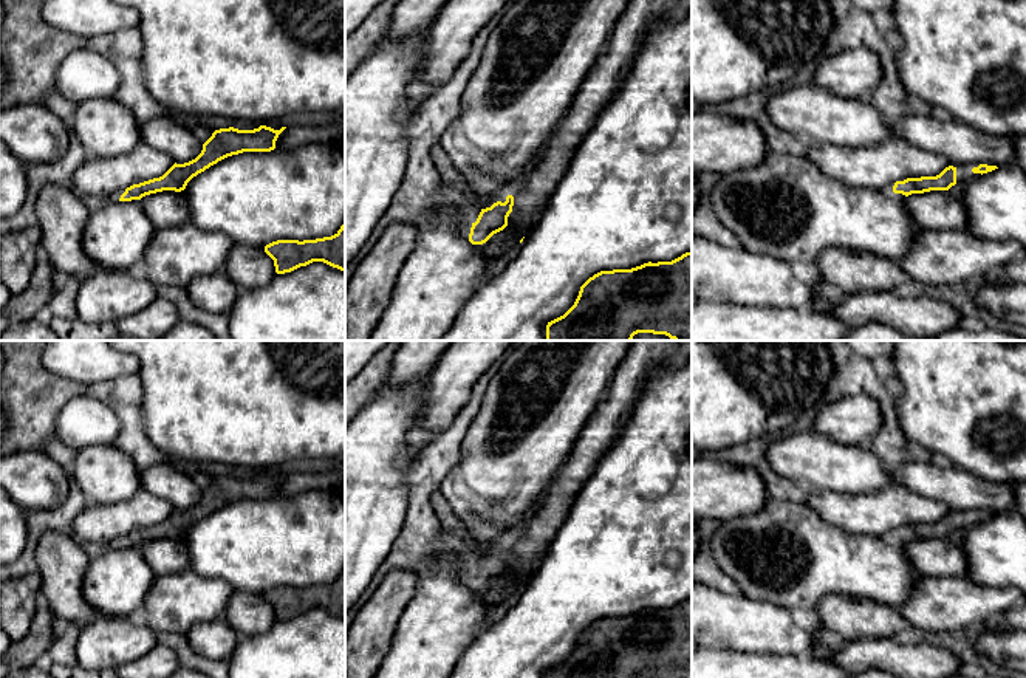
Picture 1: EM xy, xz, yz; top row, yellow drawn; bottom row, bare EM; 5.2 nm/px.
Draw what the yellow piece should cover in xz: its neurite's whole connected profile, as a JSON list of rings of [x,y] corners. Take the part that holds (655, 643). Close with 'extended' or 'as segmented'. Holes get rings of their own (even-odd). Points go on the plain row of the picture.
[[[692,598],[672,608],[594,621],[580,633],[574,652],[548,669],[546,678],[692,678]]] | as segmented

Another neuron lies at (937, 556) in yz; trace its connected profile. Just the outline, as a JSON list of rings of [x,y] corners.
[[[947,537],[911,540],[904,545],[908,560],[921,576],[966,577],[967,559],[963,548]]]

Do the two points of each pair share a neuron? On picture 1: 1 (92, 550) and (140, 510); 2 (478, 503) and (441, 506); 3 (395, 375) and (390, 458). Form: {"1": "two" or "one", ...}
{"1": "two", "2": "two", "3": "two"}

